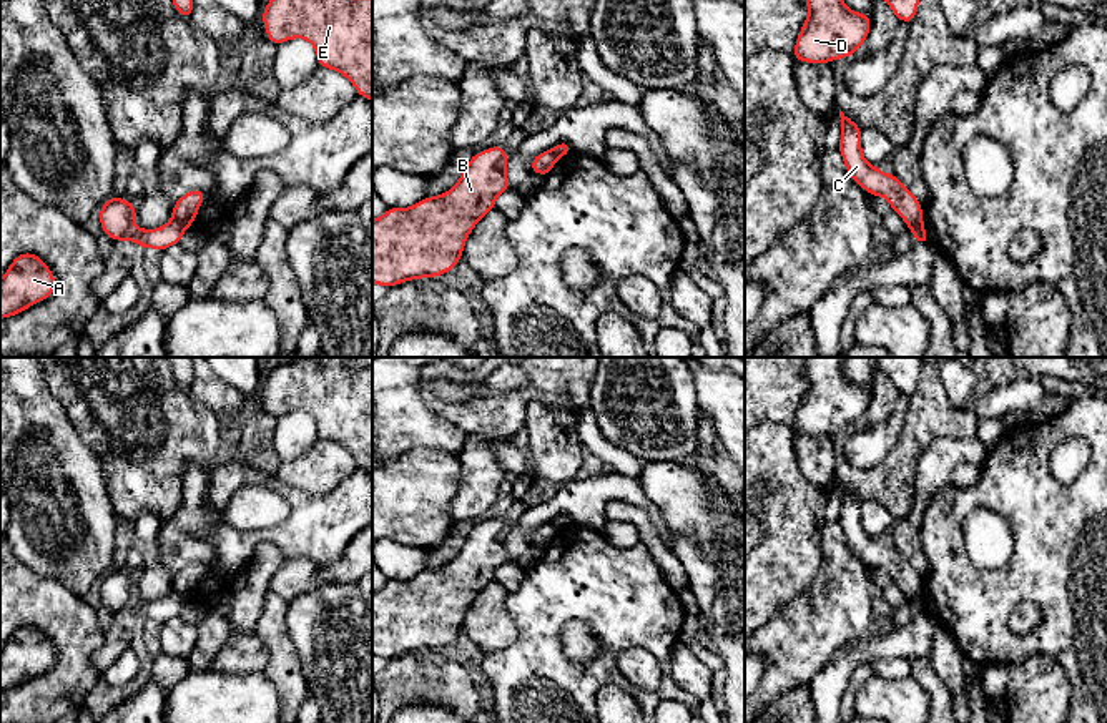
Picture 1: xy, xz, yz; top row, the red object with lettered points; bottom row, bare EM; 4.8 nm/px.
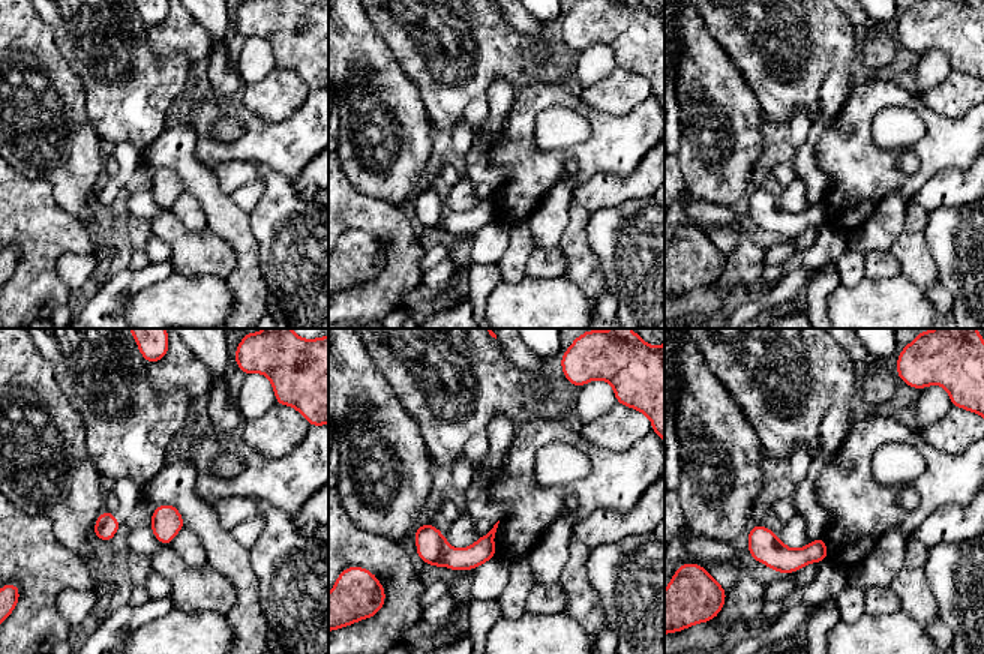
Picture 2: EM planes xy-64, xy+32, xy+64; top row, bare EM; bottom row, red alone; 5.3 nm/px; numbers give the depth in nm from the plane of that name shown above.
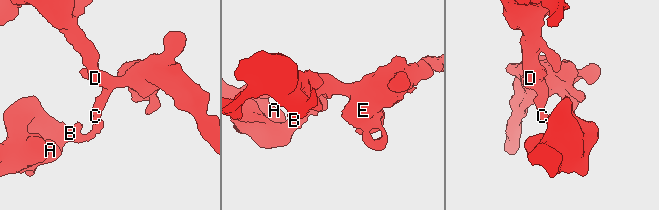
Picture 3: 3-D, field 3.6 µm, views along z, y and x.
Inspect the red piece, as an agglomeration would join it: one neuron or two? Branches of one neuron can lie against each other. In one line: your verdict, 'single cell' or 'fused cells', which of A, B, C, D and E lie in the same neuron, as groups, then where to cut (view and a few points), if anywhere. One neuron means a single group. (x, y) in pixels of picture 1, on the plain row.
fused cells | A B / C D E | xy (173, 589), (185, 600)

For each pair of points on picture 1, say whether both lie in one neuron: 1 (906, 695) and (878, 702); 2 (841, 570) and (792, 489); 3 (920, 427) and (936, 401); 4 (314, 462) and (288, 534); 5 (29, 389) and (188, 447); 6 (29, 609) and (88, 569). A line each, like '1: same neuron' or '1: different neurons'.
1: same neuron
2: different neurons
3: same neuron
4: different neurons
5: different neurons
6: different neurons

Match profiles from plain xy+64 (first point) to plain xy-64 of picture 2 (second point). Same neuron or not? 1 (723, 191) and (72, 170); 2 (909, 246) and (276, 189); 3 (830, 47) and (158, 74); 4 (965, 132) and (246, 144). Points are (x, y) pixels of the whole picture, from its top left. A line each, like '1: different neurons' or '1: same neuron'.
1: same neuron
2: different neurons
3: same neuron
4: same neuron

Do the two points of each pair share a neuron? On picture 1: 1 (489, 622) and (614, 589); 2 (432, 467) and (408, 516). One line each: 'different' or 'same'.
1: different
2: same

